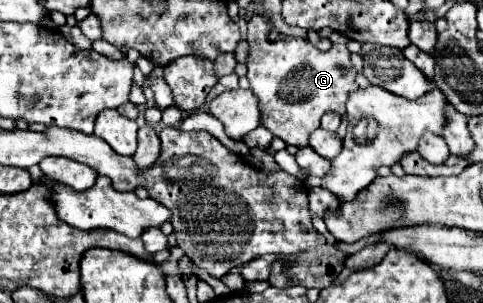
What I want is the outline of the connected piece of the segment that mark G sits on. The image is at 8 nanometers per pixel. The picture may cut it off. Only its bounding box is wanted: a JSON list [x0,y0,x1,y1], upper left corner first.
[247,16,357,148]

